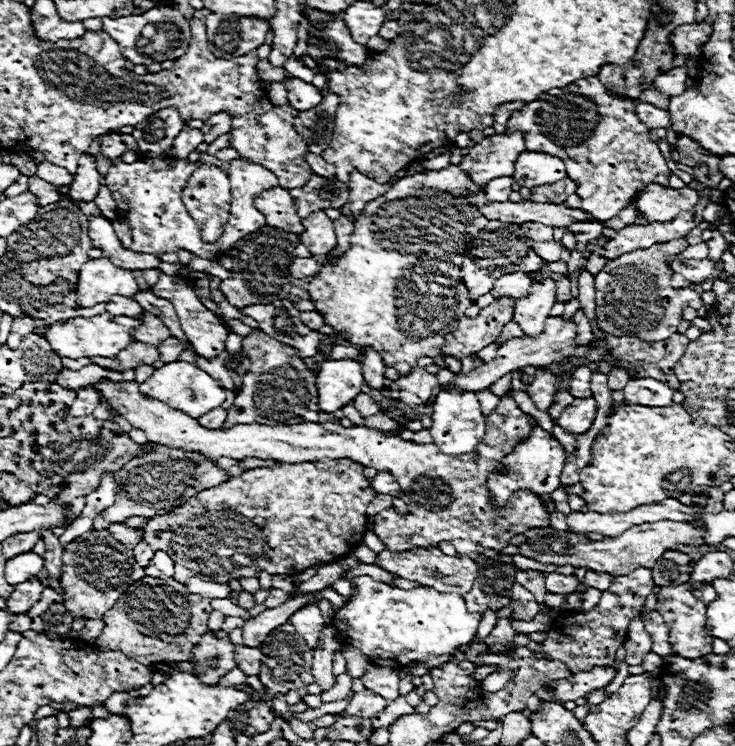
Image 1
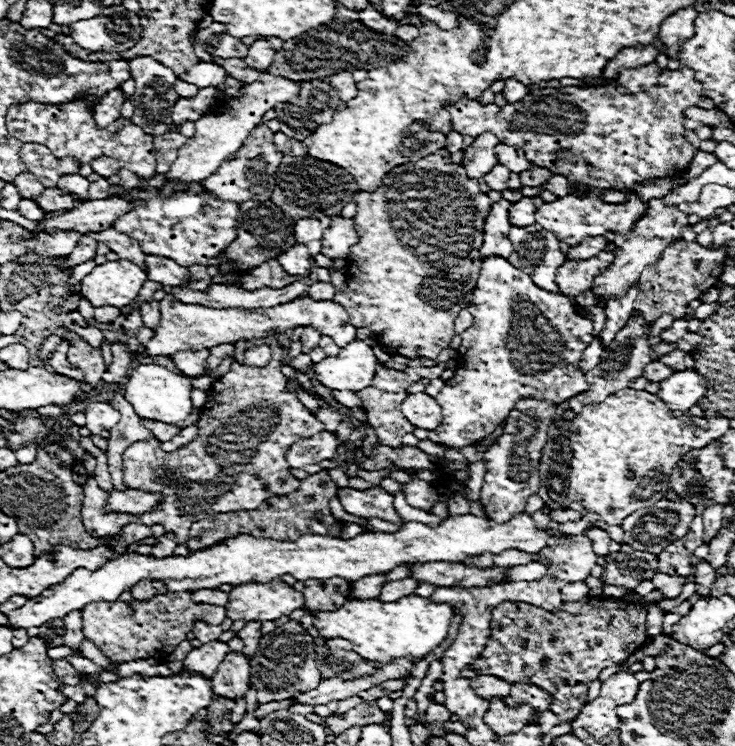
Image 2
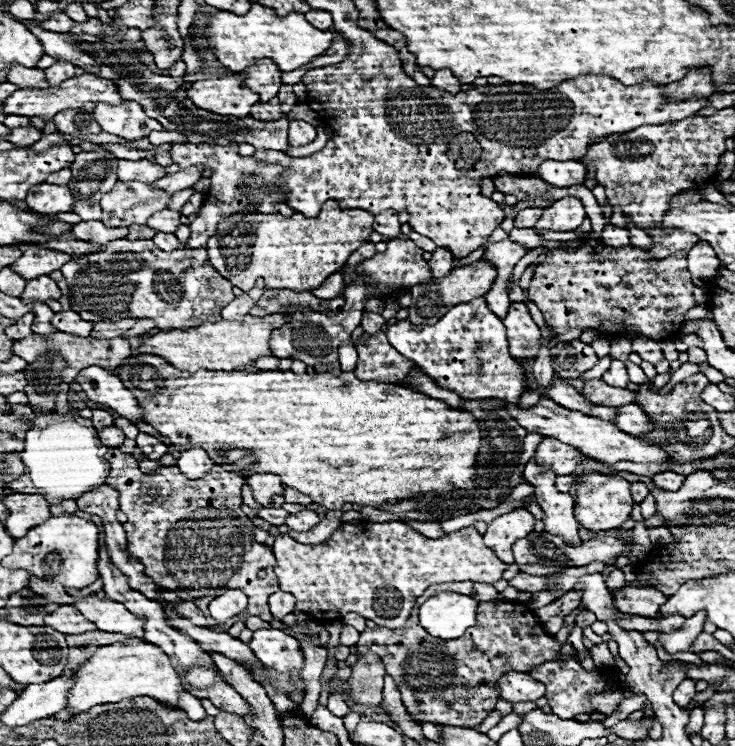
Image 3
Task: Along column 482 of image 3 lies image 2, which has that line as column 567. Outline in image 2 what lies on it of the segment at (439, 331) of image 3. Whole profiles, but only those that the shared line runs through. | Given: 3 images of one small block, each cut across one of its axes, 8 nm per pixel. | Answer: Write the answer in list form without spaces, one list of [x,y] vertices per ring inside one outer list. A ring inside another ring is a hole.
[[[490,256],[482,260],[480,278],[468,312],[474,316],[474,322],[462,332],[462,346],[458,348],[460,364],[454,378],[446,380],[436,396],[436,402],[442,406],[442,426],[438,426],[436,434],[448,448],[460,450],[490,436],[522,398],[538,398],[560,404],[588,390],[584,372],[578,364],[582,350],[586,350],[586,346],[592,342],[592,322],[572,306],[570,298],[538,288],[526,272],[514,268],[504,258]]]

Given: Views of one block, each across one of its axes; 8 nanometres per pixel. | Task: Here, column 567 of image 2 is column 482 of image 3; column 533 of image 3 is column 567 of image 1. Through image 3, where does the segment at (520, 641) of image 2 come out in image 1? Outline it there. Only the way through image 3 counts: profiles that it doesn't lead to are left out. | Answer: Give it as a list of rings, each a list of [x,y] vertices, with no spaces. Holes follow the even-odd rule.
[[[638,568],[626,576],[614,576],[610,588],[602,592],[600,602],[590,612],[566,610],[552,620],[552,628],[548,630],[548,638],[540,644],[540,652],[544,652],[546,658],[566,664],[572,674],[592,670],[594,666],[610,666],[616,650],[626,642],[628,624],[640,616],[640,608],[652,590],[652,572],[646,568]]]

